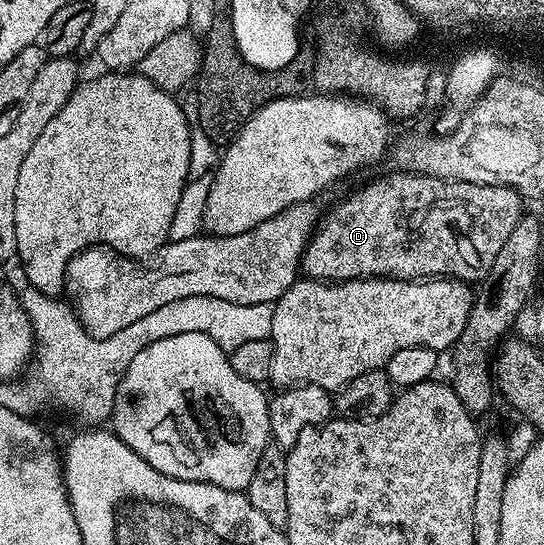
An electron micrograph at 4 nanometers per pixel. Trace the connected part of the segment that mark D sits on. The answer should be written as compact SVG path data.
M400 169L394 170L394 175L385 175L358 191L353 191L342 203L334 205L330 211L320 220L319 226L309 238L305 246L305 255L301 259L301 271L310 279L318 281L340 281L343 279L371 279L384 277L386 279L432 279L444 277L447 279L462 279L470 285L484 280L485 274L491 269L495 261L495 253L507 241L507 236L514 231L515 225L519 225L523 214L523 197L513 187L503 185L475 185L474 183L457 183L453 179L436 179L430 175L418 175Z

